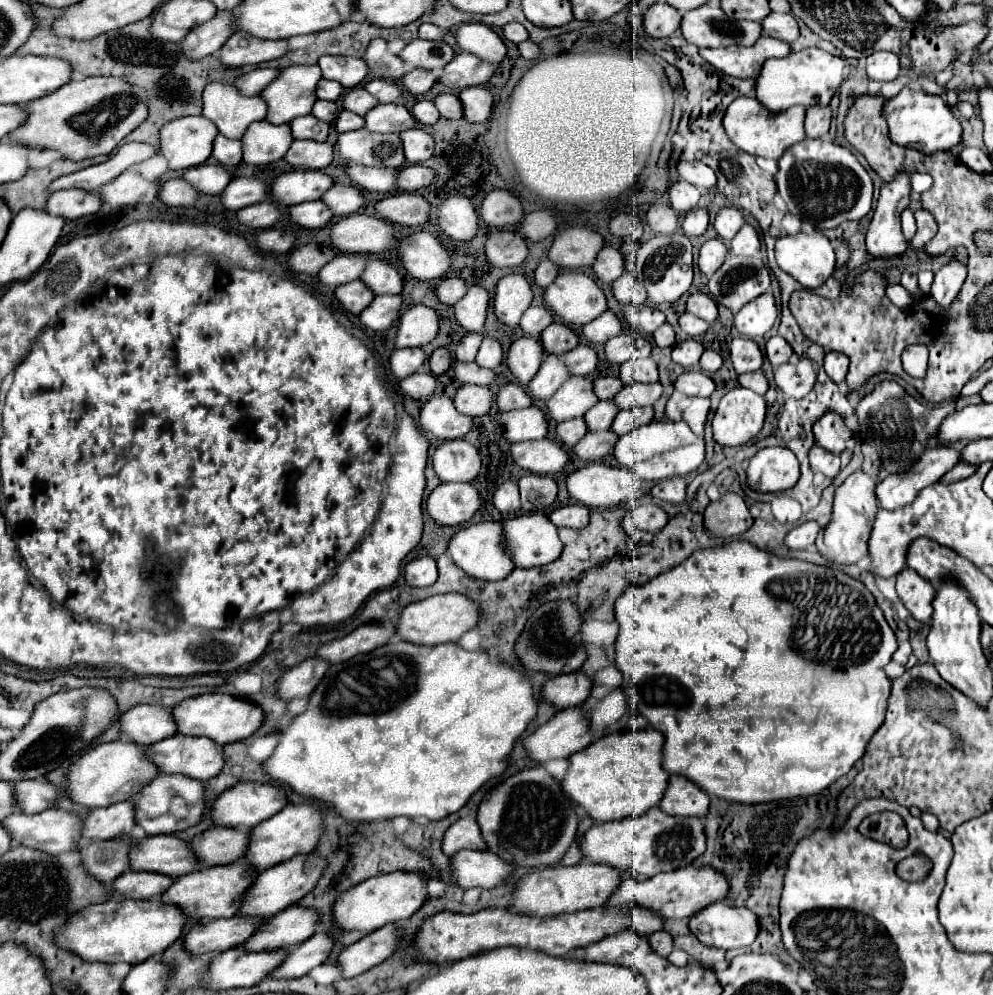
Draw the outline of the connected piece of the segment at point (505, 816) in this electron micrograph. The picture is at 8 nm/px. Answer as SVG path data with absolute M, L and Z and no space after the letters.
M531 767L505 779L481 801L477 823L487 843L487 851L497 857L501 857L503 851L505 859L509 853L509 861L521 867L549 867L559 863L573 843L577 813L571 801L563 797L563 789L559 789L557 781L543 767Z

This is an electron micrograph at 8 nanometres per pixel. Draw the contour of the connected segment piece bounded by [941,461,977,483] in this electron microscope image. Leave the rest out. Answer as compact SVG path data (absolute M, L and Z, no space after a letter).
M959 461L959 465L955 465L955 469L949 469L943 477L941 477L941 483L955 483L955 481L961 481L961 479L967 479L969 475L973 475L977 469L977 465L971 465L967 461Z

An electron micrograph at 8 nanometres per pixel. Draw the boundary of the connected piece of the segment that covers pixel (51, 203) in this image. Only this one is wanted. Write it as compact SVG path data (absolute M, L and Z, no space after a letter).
M67 189L67 191L55 191L49 195L45 211L55 217L63 217L65 221L73 221L85 215L93 215L101 209L99 195L87 193L81 189Z

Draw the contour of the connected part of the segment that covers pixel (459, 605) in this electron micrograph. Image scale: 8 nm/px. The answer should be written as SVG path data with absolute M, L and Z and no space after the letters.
M447 593L407 605L397 621L397 633L401 639L411 641L415 645L439 645L449 641L455 643L465 631L473 629L477 621L479 621L479 607L471 599L463 597L461 593Z

